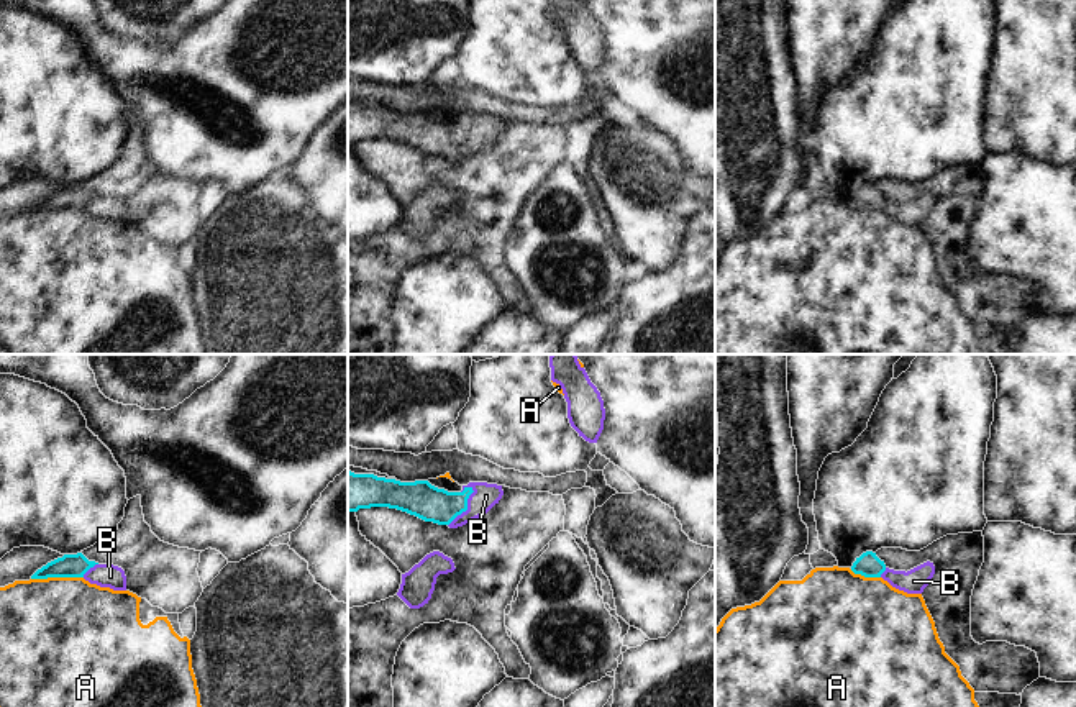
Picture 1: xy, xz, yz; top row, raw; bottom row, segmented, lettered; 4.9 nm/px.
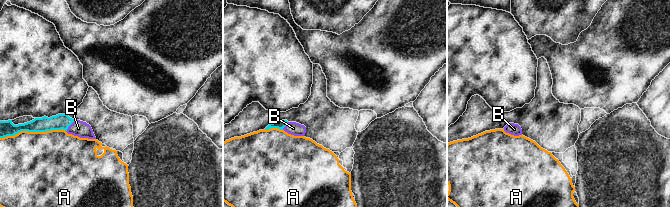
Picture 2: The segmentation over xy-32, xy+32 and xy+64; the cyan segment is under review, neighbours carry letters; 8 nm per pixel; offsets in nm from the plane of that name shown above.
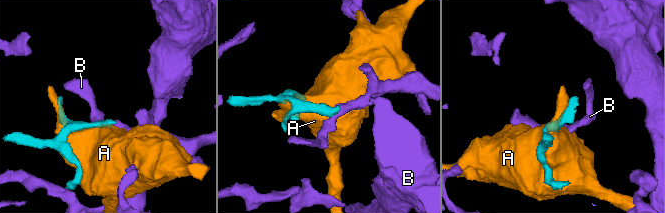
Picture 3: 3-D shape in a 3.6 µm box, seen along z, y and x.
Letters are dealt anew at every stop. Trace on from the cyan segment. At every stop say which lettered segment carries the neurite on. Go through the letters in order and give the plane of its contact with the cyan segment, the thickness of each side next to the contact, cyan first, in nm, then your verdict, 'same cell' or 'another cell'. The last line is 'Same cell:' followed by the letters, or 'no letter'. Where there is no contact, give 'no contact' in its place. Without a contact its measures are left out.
A: xy | 110/500 nm | another cell
B: xz | 170/120 nm | same cell
Same cell: B

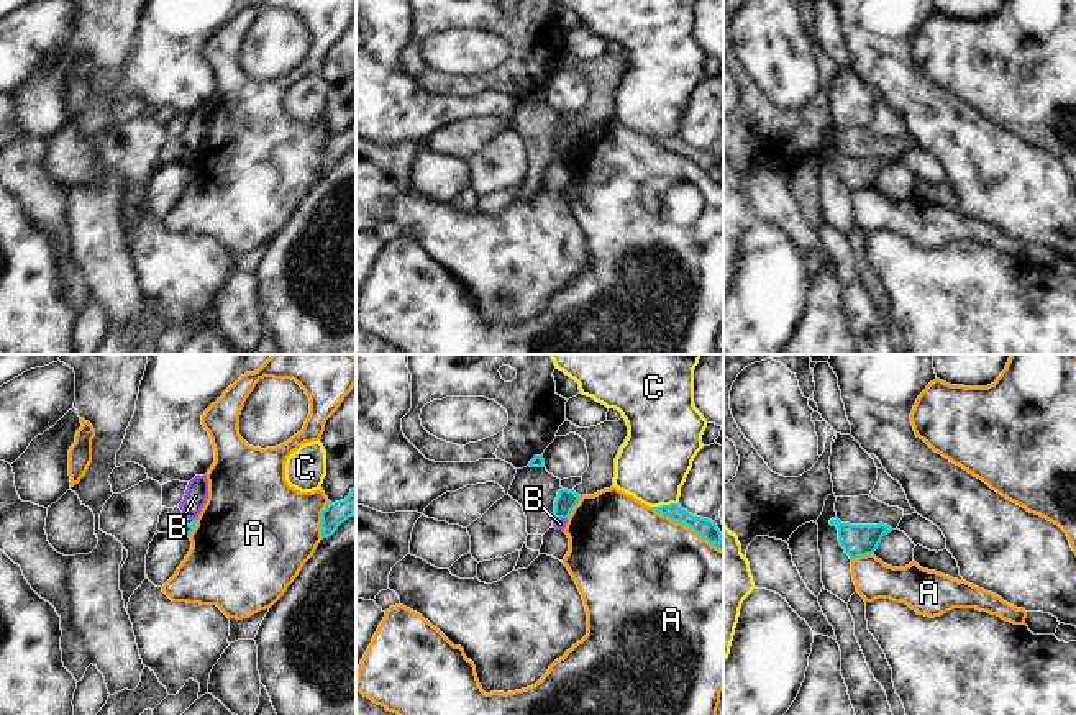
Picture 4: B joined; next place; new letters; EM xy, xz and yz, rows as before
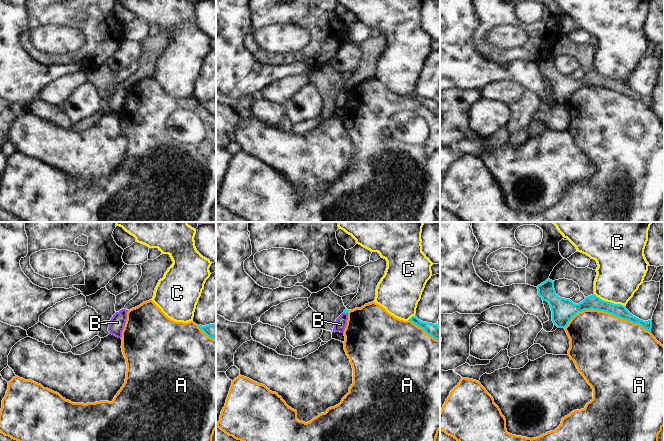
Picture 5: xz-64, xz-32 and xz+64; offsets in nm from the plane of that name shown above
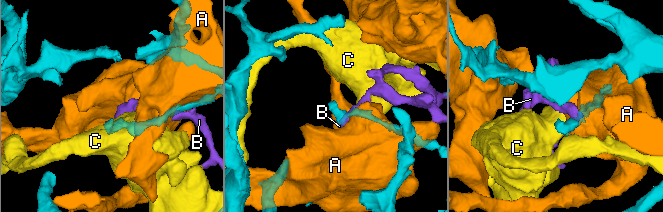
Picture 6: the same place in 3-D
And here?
A: xz | 90/500 nm | another cell
B: xz | 100/60 nm | another cell
C: xz | 90/360 nm | another cell
Same cell: no letter

